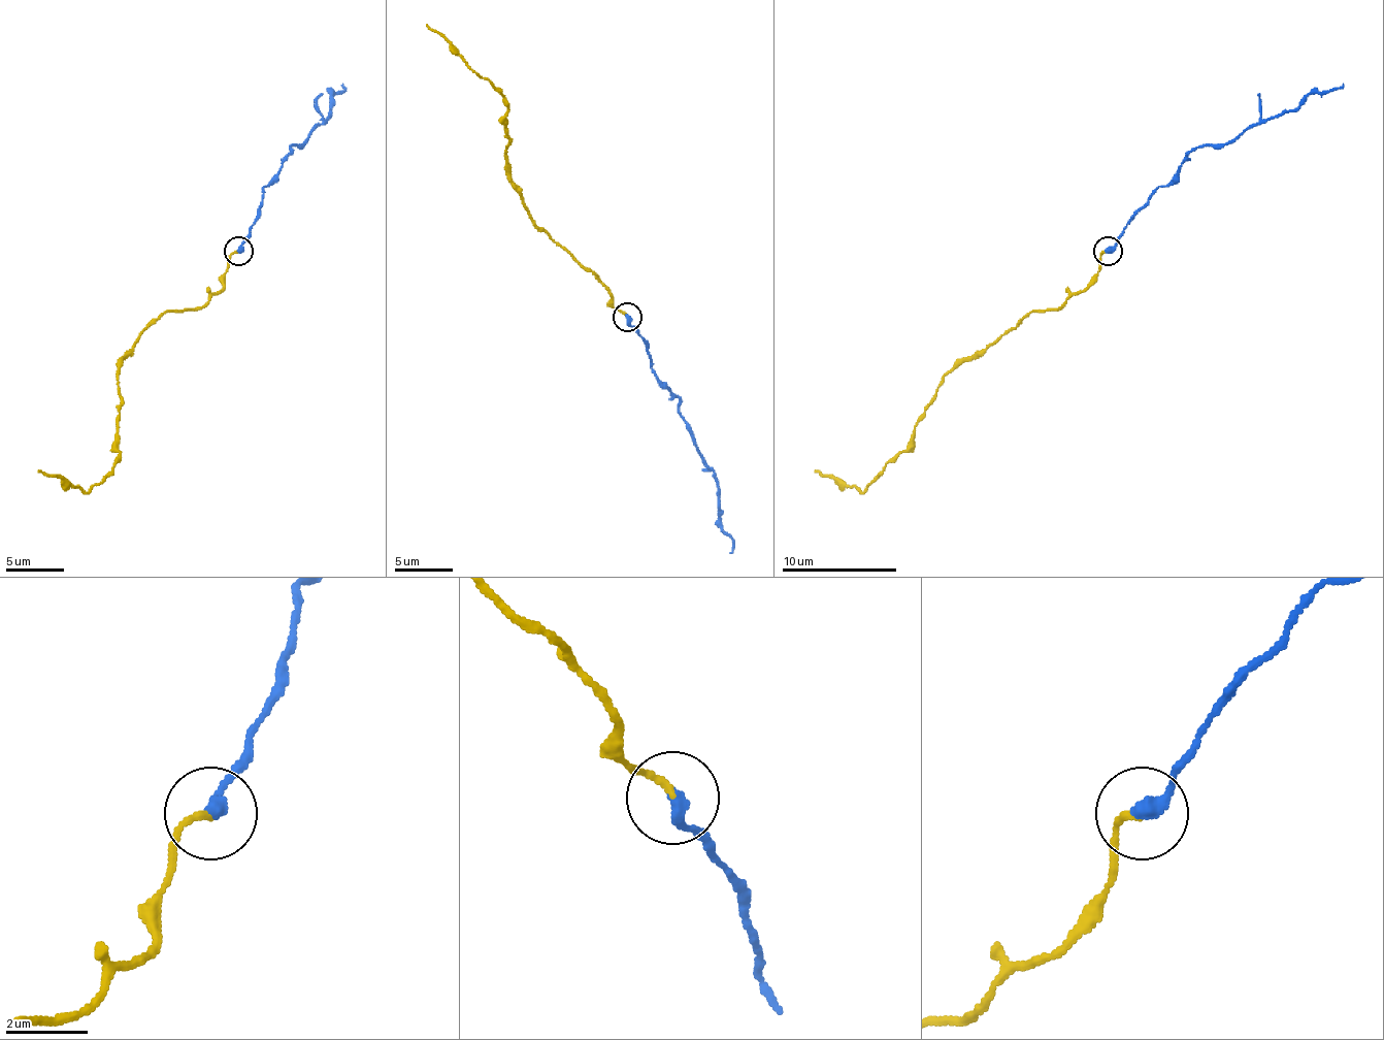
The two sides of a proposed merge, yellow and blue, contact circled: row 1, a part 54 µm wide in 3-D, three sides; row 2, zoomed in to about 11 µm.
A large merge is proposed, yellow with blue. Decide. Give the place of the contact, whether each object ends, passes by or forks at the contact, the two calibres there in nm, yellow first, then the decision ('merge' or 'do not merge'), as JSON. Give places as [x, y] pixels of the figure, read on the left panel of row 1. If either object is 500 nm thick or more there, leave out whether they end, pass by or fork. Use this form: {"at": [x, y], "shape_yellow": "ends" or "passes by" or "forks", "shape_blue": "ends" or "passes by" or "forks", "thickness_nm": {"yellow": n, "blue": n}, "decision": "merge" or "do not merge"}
{"at": [238, 251], "shape_yellow": "ends", "shape_blue": "ends", "thickness_nm": {"yellow": 150, "blue": 380}, "decision": "do not merge"}

